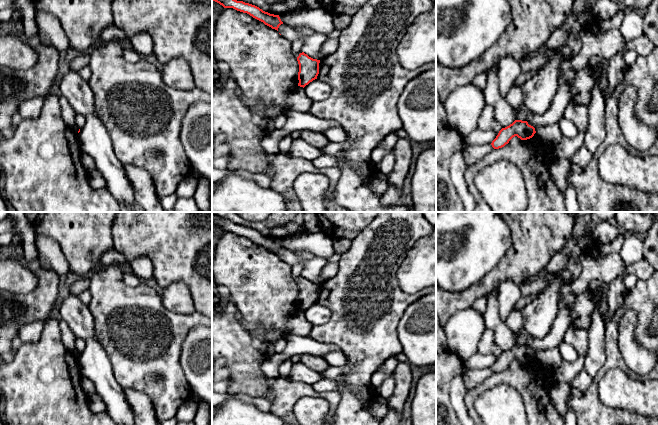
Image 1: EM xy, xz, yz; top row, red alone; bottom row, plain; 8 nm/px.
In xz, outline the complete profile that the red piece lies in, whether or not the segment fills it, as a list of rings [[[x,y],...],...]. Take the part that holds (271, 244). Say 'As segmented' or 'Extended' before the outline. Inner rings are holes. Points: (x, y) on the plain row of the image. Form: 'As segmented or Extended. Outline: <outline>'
As segmented. Outline: [[[212,212],[212,224],[222,229],[224,232],[233,232],[237,235],[247,237],[253,242],[263,246],[265,249],[278,255],[278,252],[283,246],[279,239],[270,238],[263,235],[259,231],[245,227],[243,225],[237,225],[228,219],[222,218]]]

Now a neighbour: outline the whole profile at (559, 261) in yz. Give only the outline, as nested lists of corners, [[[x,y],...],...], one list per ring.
[[[559,251],[552,256],[544,270],[547,273],[556,273],[562,269],[565,269],[568,264],[568,259],[569,258],[564,254],[563,251]]]

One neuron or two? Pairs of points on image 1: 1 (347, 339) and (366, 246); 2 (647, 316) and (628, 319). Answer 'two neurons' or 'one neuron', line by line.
1: one neuron
2: two neurons

